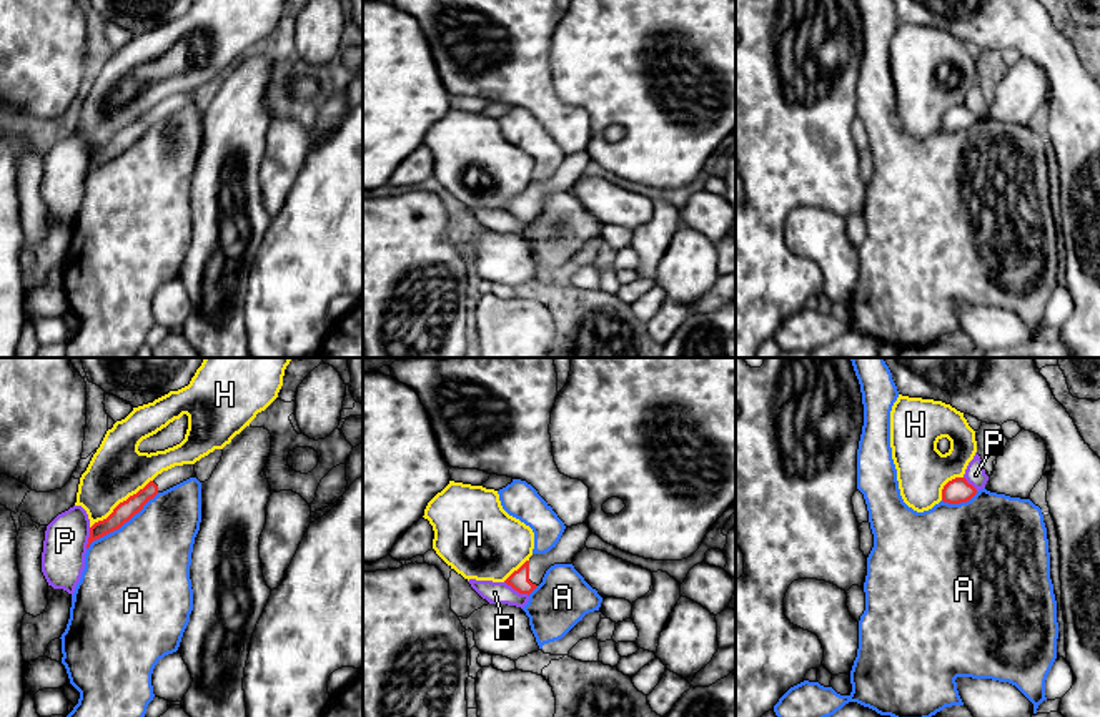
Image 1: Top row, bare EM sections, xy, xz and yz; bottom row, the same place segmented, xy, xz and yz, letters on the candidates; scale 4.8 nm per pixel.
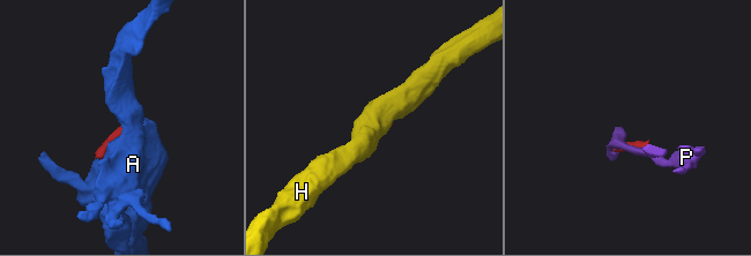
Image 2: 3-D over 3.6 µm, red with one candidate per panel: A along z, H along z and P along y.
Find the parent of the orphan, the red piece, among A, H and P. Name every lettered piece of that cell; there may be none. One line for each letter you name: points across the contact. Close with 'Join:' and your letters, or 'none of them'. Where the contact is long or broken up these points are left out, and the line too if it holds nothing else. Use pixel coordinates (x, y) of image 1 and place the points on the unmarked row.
Join: none of them

